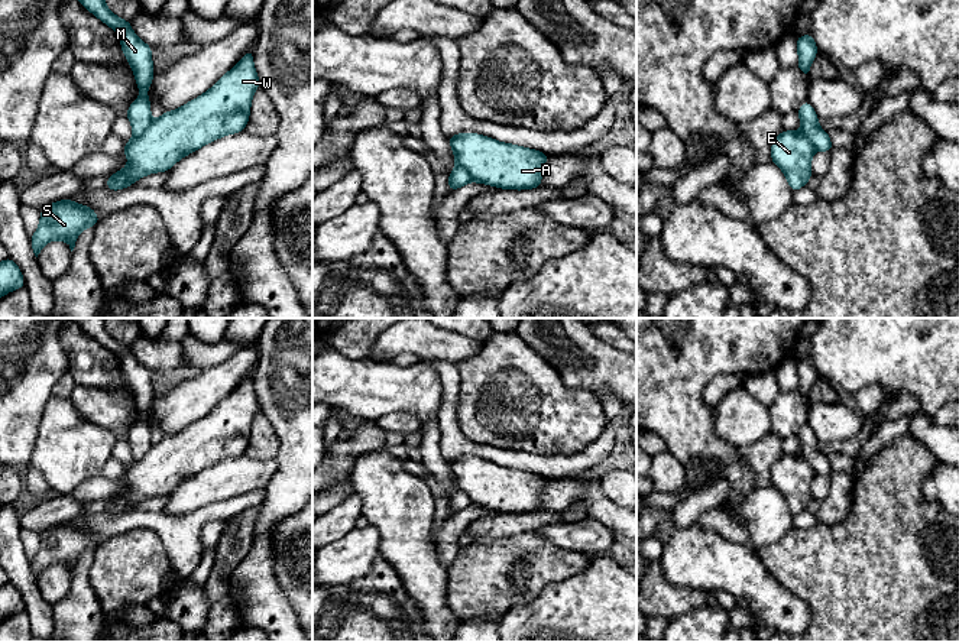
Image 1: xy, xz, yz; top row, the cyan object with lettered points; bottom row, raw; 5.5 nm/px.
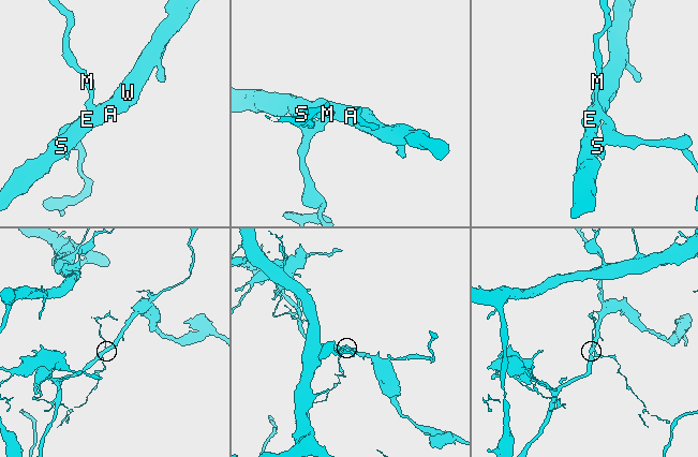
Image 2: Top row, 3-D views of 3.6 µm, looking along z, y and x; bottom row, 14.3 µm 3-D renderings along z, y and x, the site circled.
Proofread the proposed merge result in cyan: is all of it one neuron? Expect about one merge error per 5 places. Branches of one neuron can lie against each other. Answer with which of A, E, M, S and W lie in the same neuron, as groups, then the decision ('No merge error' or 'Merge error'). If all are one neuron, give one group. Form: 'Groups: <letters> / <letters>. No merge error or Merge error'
Groups: A E M S W. No merge error

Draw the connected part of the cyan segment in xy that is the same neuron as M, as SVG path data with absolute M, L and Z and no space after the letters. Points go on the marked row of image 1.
M104 0L78 1L119 33L122 52L140 90L140 95L126 111L133 137L126 142L122 153L127 156L129 165L107 176L104 188L119 191L149 174L168 172L179 159L210 142L244 130L253 94L260 88L253 49L208 91L152 120L148 97L155 75L152 46L135 35L130 22L113 14Z

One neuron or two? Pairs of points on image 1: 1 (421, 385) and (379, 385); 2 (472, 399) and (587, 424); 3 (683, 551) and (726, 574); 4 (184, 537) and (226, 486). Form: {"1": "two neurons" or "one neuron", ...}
{"1": "one neuron", "2": "one neuron", "3": "one neuron", "4": "two neurons"}

